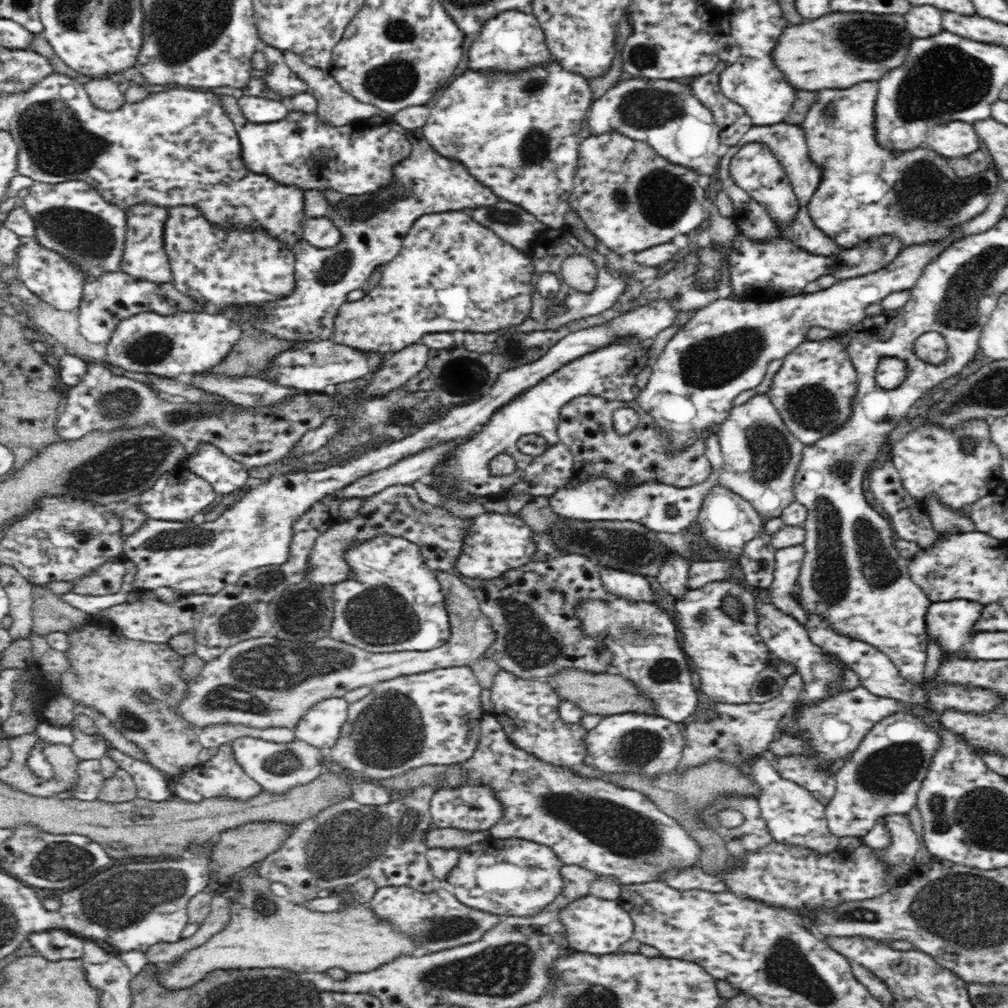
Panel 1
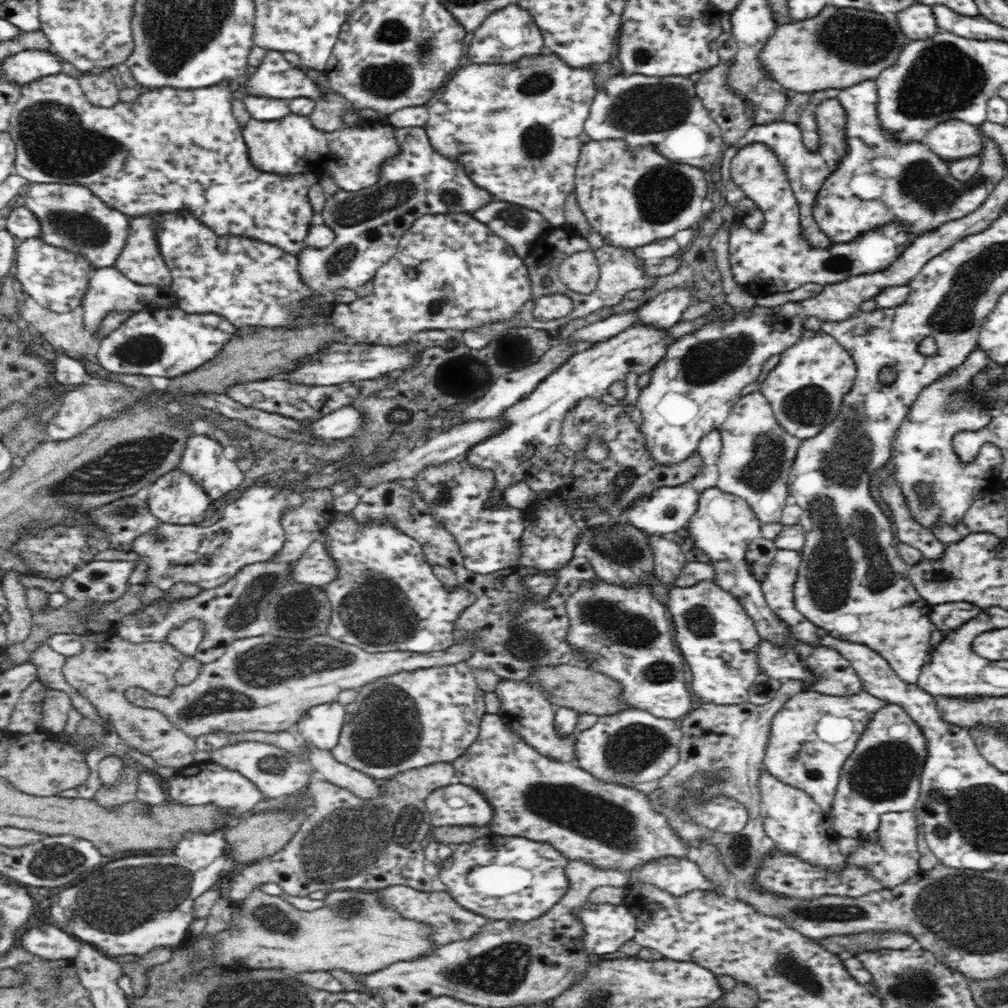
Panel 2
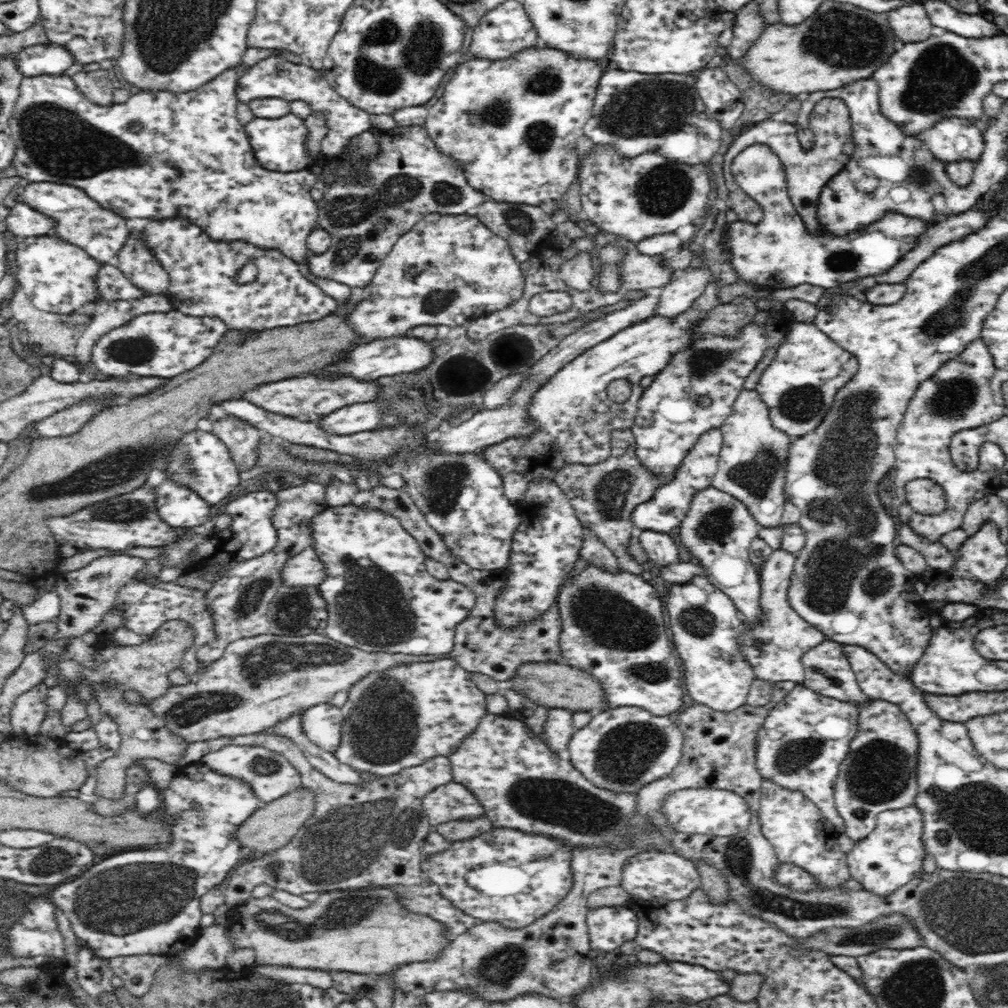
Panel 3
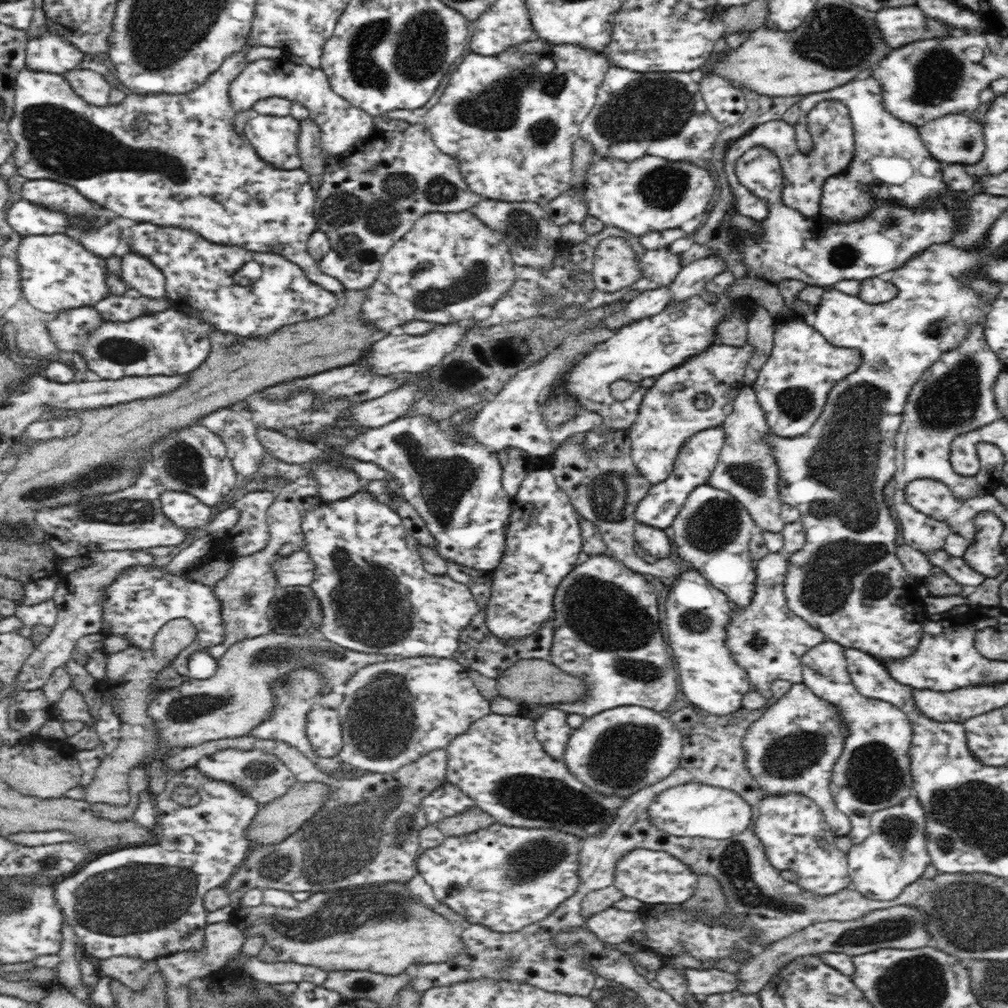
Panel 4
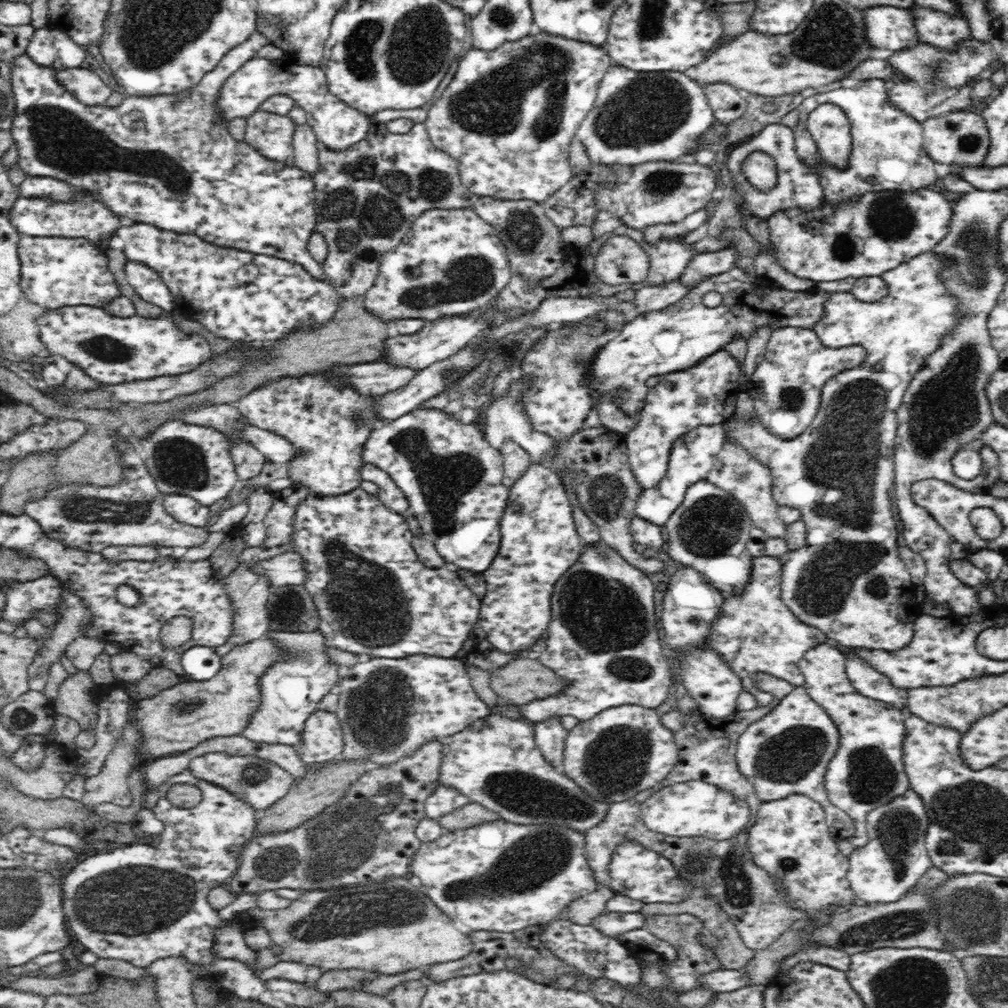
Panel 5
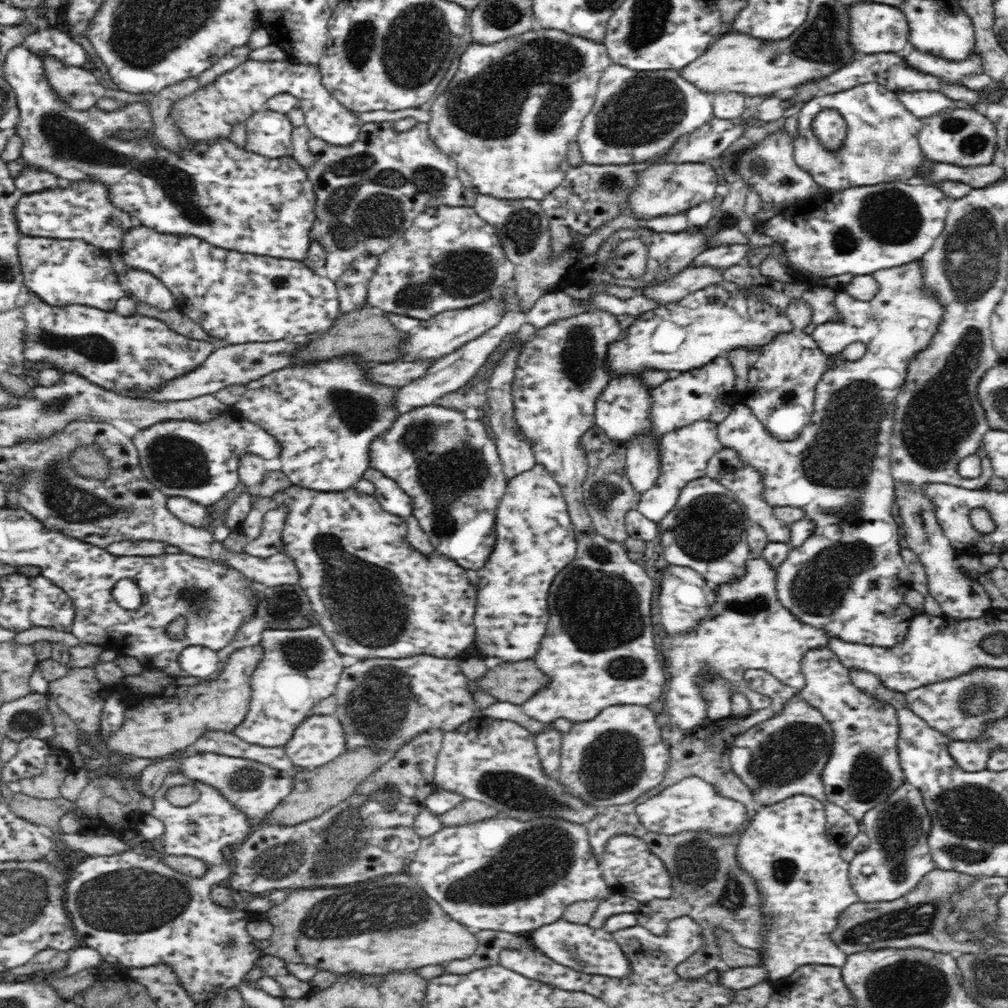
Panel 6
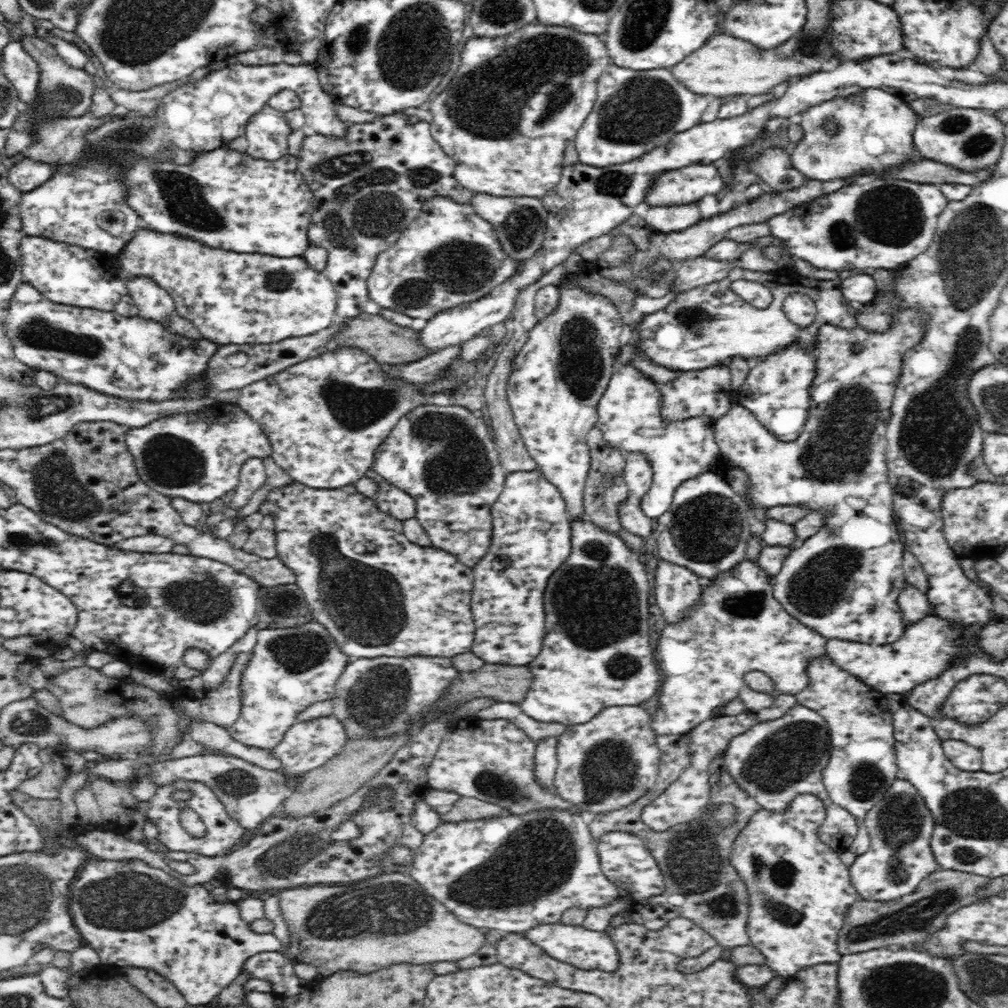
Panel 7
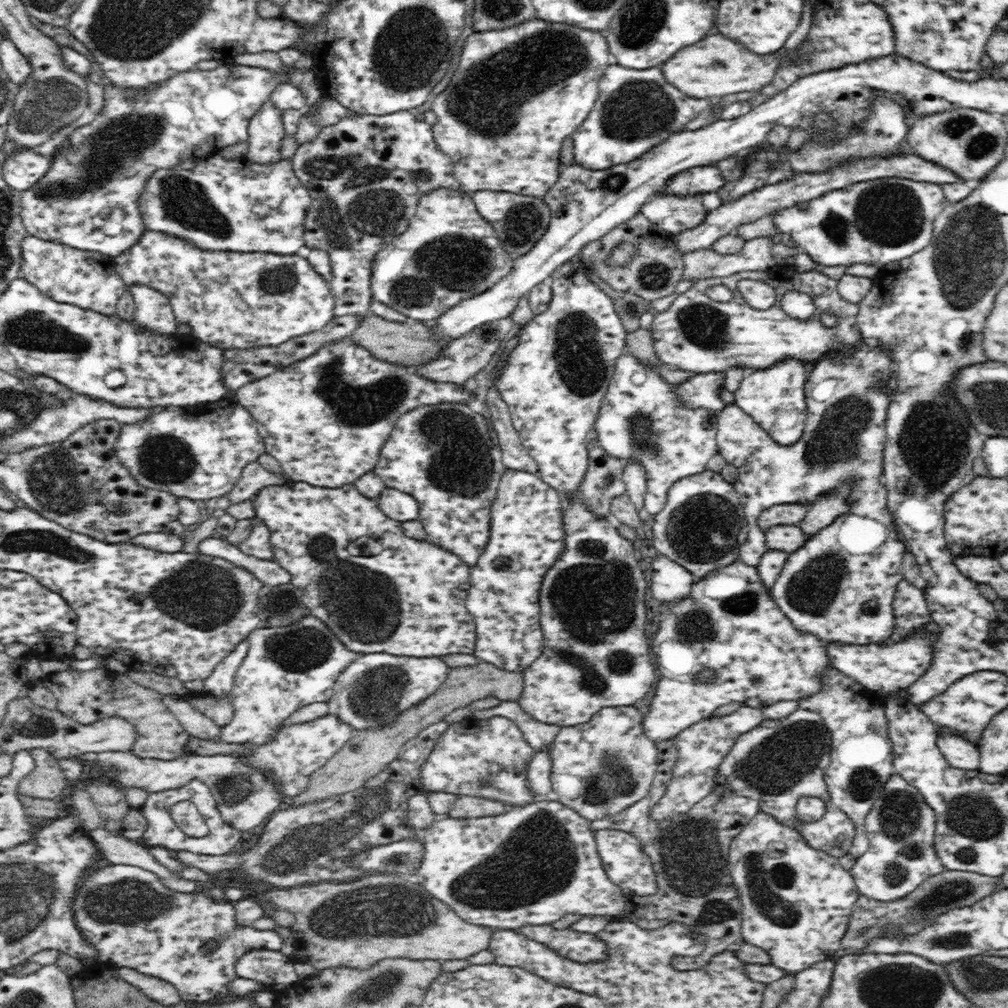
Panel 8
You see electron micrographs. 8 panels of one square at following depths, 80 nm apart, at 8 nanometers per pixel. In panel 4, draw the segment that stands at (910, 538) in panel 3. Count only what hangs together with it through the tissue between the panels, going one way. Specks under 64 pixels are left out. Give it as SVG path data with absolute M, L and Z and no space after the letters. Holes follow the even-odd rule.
M938 550L934 554L928 554L927 558L932 566L942 568L943 572L949 574L954 581L965 586L965 588L980 586L986 580L985 574L966 565L964 558L956 558L947 554L945 550Z

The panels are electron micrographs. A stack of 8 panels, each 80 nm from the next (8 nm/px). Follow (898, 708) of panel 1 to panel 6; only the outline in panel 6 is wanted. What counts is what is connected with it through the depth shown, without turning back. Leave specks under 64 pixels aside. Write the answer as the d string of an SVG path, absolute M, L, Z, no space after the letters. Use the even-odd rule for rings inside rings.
M797 694L792 700L787 702L787 705L782 709L780 714L756 726L752 726L742 734L736 736L734 742L730 744L728 758L730 759L730 768L748 786L750 792L754 794L754 800L757 800L759 806L778 804L786 800L786 798L796 795L812 796L823 802L827 816L825 836L836 843L839 848L842 848L848 843L854 844L854 838L860 836L862 831L859 827L859 822L851 814L848 814L847 810L827 799L821 776L823 768L830 758L832 744L830 724L824 718L824 715L818 709L804 702Z

